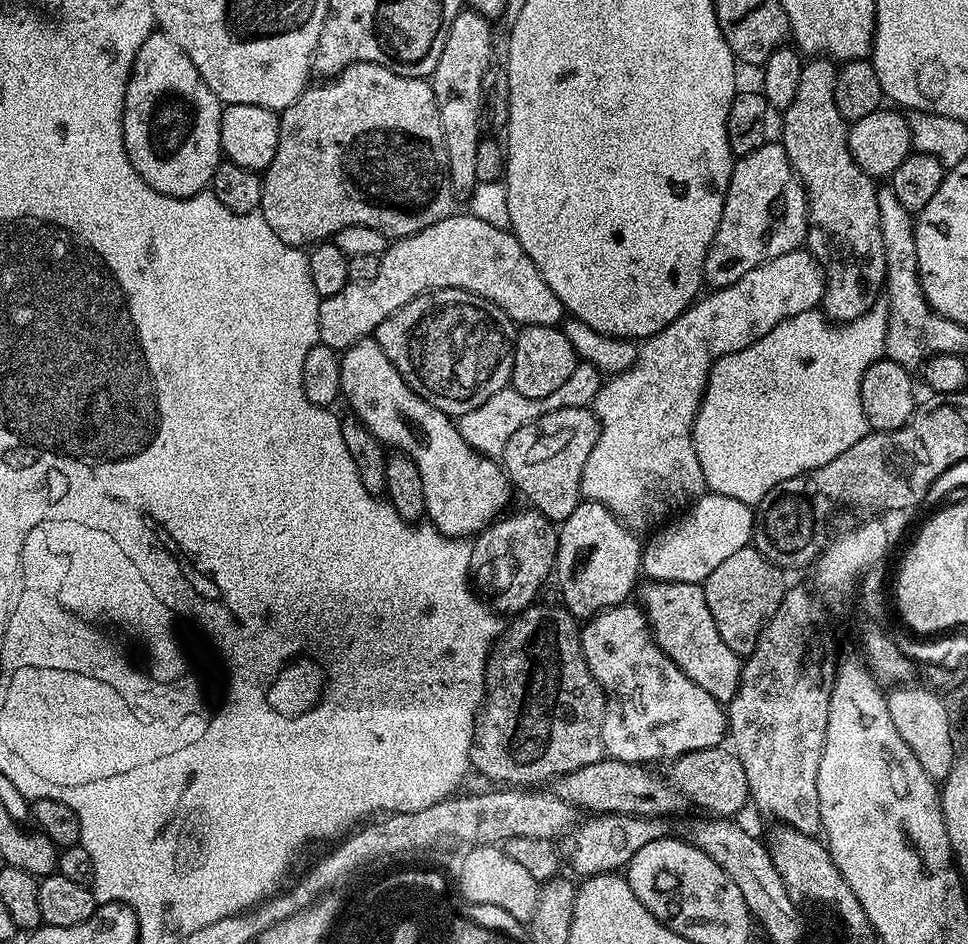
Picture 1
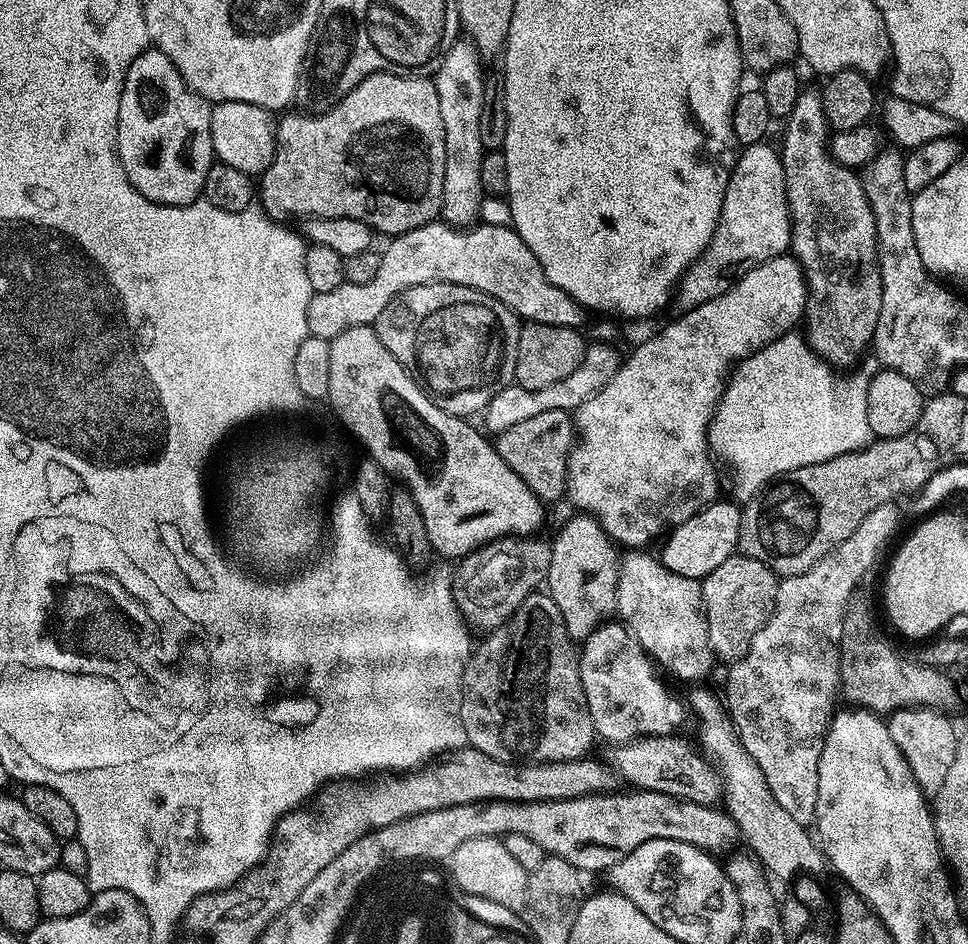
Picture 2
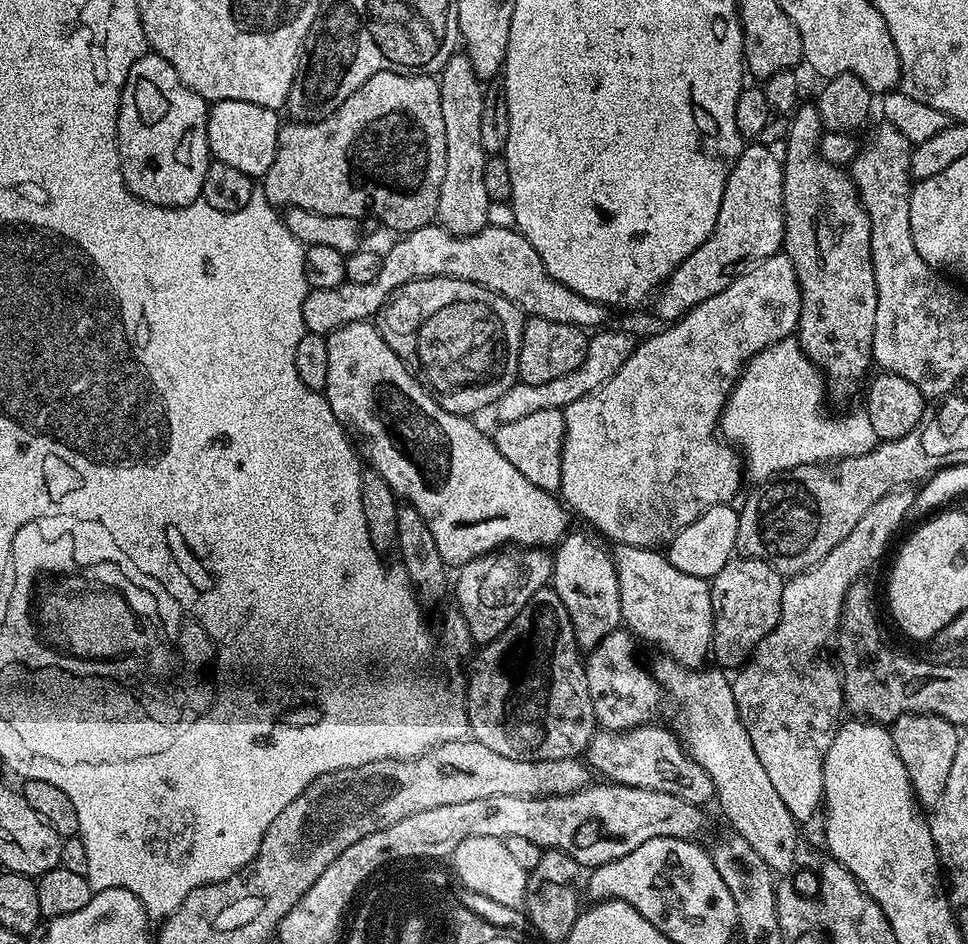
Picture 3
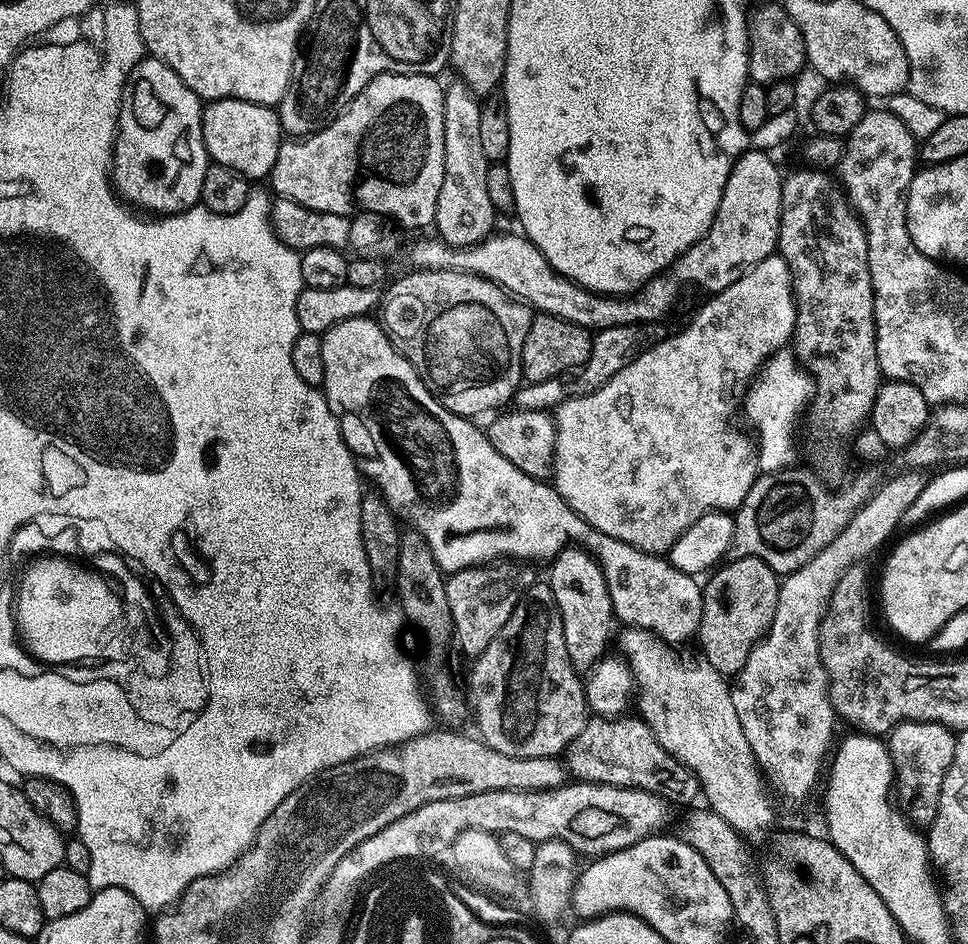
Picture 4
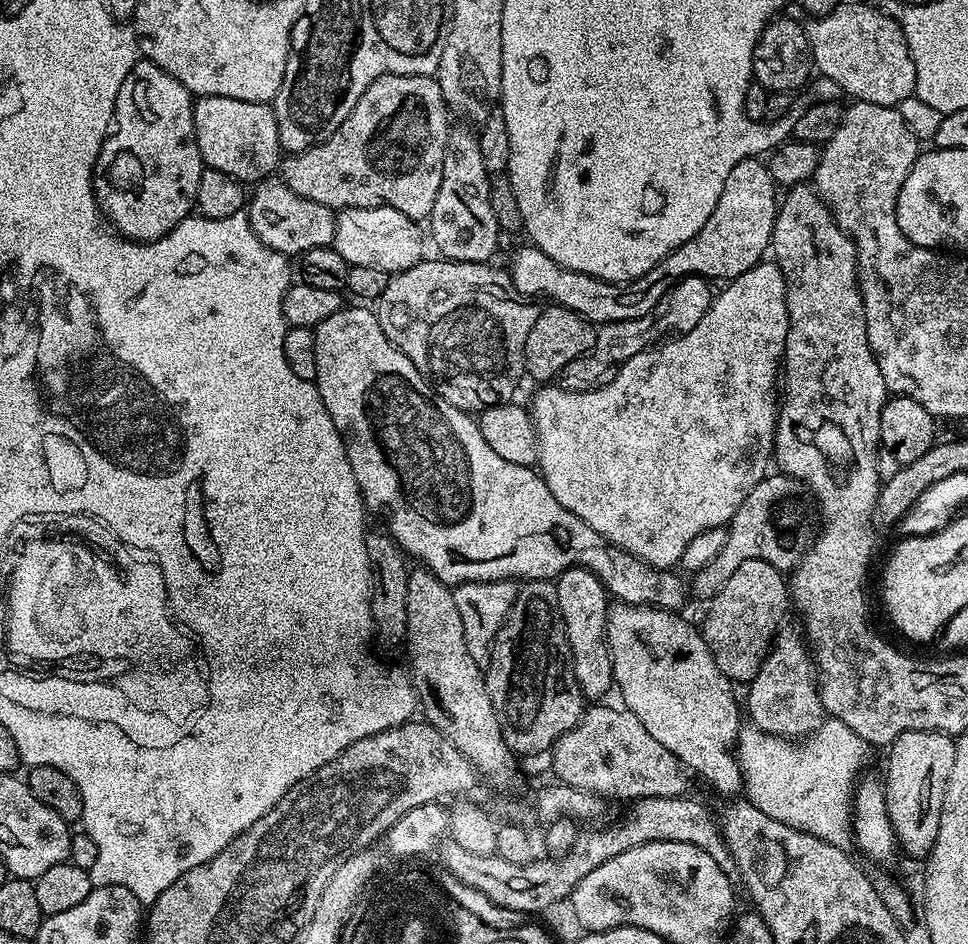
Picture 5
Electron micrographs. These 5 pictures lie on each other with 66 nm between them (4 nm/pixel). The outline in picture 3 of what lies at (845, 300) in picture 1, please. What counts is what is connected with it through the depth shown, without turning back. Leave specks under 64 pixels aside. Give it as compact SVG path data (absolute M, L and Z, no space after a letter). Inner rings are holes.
M804 102L797 107L791 117L792 125L788 128L788 145L782 151L782 163L784 165L784 247L783 255L790 258L790 262L796 271L796 277L800 283L800 322L798 325L798 339L800 348L812 360L812 363L820 369L827 387L836 392L852 392L860 384L860 379L864 375L869 375L868 367L873 367L872 359L872 335L876 325L876 307L878 298L876 297L876 283L874 282L874 266L872 265L872 247L870 246L870 230L872 223L866 214L863 204L860 203L860 196L856 193L856 183L851 175L843 167L826 162L820 155L820 137L822 135L822 125L820 115L815 103Z

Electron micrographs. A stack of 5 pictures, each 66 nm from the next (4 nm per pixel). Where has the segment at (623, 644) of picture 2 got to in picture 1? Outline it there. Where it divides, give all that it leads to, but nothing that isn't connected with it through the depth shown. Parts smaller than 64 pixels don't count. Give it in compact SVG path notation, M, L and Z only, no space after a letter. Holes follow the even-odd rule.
M639 603L616 604L585 624L580 649L590 674L604 691L602 742L611 759L648 766L651 760L671 762L687 752L725 743L728 721L721 701L686 678L660 649Z

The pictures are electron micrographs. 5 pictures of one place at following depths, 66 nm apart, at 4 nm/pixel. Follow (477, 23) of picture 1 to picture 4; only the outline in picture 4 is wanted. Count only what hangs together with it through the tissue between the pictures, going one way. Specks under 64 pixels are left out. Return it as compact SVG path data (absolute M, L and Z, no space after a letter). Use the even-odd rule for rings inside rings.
M459 82L444 89L444 177L442 190L438 190L438 210L435 231L445 244L457 248L471 248L493 235L492 223L498 213L492 207L490 194L486 194L486 170L489 160L482 154L482 141L478 130L481 101L468 87Z

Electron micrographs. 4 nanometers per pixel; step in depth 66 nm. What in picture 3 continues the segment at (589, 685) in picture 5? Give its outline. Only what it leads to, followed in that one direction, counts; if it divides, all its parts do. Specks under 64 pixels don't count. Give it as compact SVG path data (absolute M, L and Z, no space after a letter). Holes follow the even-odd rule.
M572 530L560 541L552 556L550 587L558 594L572 626L572 639L581 649L595 648L606 634L621 627L617 583L613 557L609 553L607 556L590 537Z

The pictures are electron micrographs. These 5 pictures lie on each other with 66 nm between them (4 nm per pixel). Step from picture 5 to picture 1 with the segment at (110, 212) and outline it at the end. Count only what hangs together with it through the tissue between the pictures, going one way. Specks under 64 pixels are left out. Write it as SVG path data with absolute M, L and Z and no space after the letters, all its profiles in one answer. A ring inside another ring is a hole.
M153 30L146 38L146 42L142 42L142 46L134 58L132 73L128 75L126 98L124 99L124 145L128 151L128 160L134 166L134 170L138 170L138 174L150 187L167 196L179 196L183 198L186 196L196 196L200 192L205 191L211 185L214 170L222 162L222 153L220 150L221 111L222 101L216 97L214 90L210 90L210 86L206 86L206 82L202 82L202 74L198 74L194 62L190 62L187 54L171 38L159 30Z

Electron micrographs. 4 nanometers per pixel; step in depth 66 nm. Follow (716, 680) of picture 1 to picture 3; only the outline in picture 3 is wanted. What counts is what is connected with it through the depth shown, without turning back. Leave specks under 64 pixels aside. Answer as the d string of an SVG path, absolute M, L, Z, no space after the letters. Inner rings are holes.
M616 544L614 565L618 581L620 618L633 637L641 636L661 648L665 657L671 658L684 668L700 670L705 667L704 659L709 659L712 641L712 603L710 602L709 581L703 576L682 574L678 566L669 562L663 551L639 548L629 544Z

